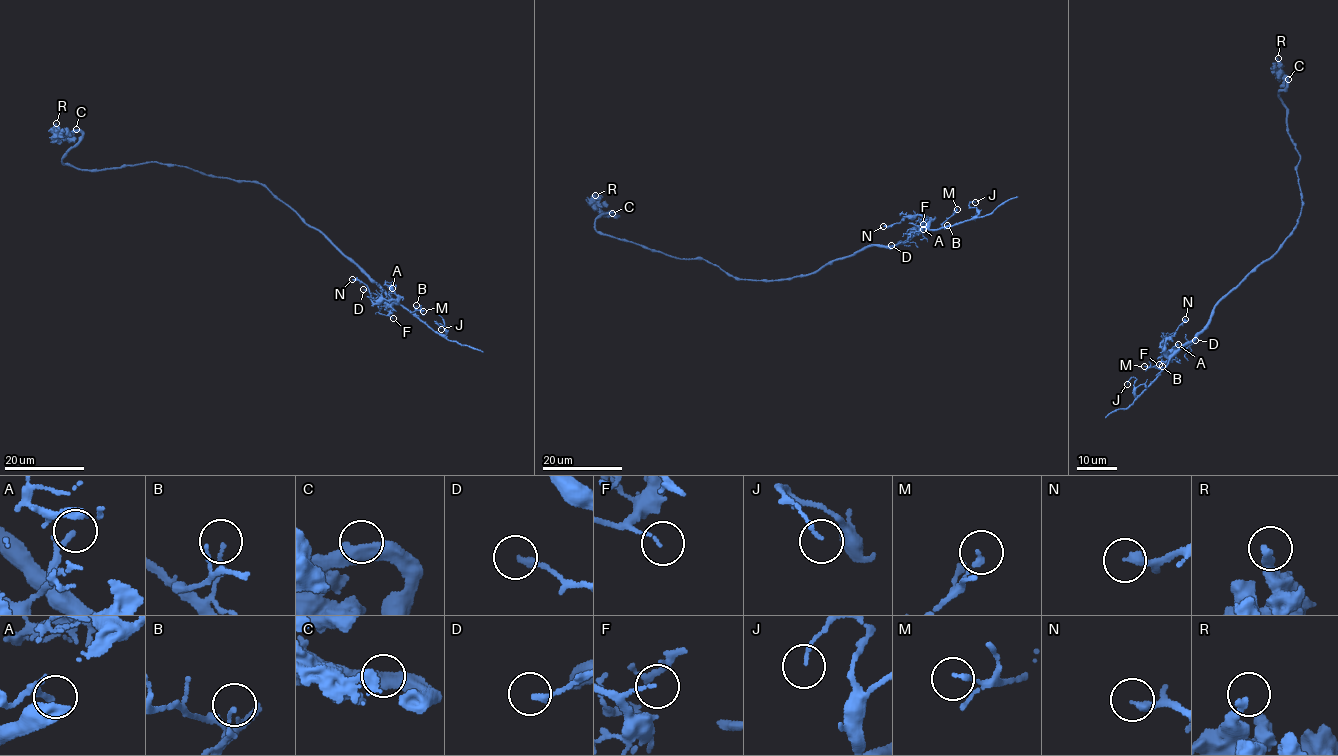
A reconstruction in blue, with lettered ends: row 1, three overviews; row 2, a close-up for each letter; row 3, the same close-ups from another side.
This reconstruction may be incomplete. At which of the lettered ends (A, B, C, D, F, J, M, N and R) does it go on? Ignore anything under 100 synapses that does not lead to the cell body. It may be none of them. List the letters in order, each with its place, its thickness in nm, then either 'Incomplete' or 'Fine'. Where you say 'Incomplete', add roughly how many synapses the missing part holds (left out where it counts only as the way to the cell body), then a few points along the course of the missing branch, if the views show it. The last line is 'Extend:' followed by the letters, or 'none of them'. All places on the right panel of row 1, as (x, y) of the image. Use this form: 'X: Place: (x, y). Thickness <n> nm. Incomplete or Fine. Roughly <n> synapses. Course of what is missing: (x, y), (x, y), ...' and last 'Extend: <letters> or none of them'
A: Place: (1178, 344). Thickness 180 nm. Fine
B: Place: (1162, 366). Thickness 90 nm. Fine
C: Place: (1288, 79). Thickness 440 nm. Fine
D: Place: (1195, 340). Thickness 200 nm. Fine
F: Place: (1159, 364). Thickness 80 nm. Fine
J: Place: (1127, 384). Thickness 100 nm. Fine
M: Place: (1144, 366). Thickness 160 nm. Fine
N: Place: (1185, 319). Thickness 260 nm. Fine
R: Place: (1278, 58). Thickness 240 nm. Fine
Extend: none of them

